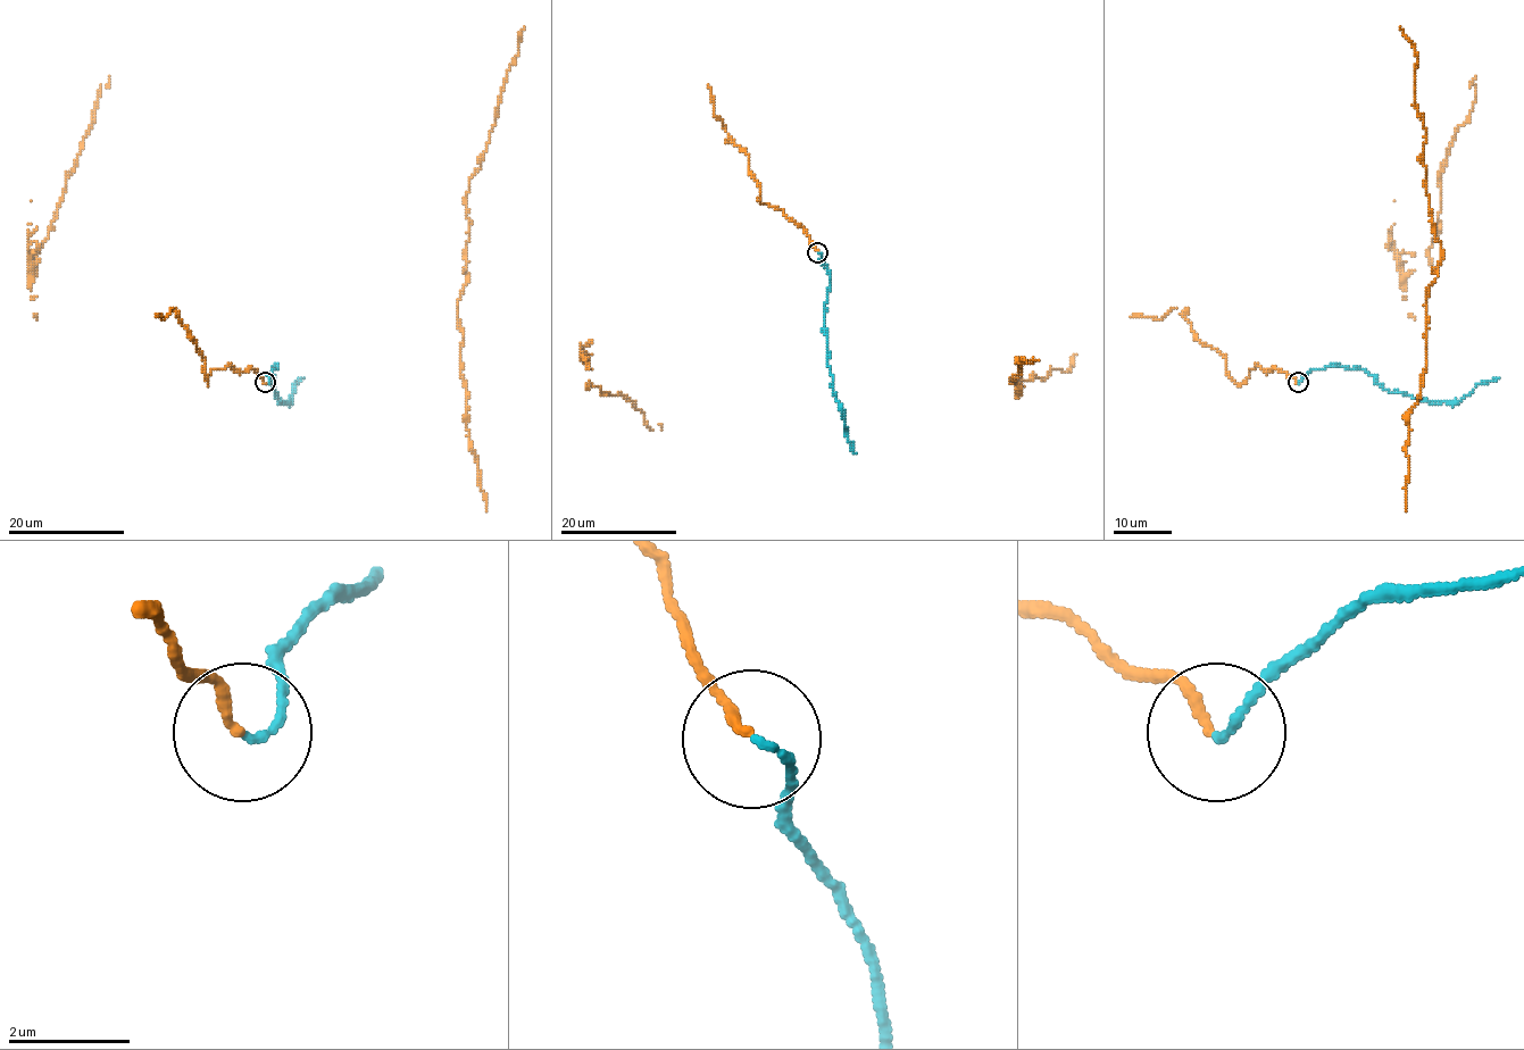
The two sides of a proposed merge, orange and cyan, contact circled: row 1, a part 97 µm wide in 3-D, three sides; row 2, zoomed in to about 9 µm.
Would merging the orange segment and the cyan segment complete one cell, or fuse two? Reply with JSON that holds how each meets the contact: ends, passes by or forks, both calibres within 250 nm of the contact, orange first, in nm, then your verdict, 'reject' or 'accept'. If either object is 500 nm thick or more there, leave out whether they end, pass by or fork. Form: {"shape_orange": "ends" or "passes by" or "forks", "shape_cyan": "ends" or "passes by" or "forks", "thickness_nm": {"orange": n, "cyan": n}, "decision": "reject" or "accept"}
{"shape_orange": "ends", "shape_cyan": "ends", "thickness_nm": {"orange": 160, "cyan": 120}, "decision": "accept"}

